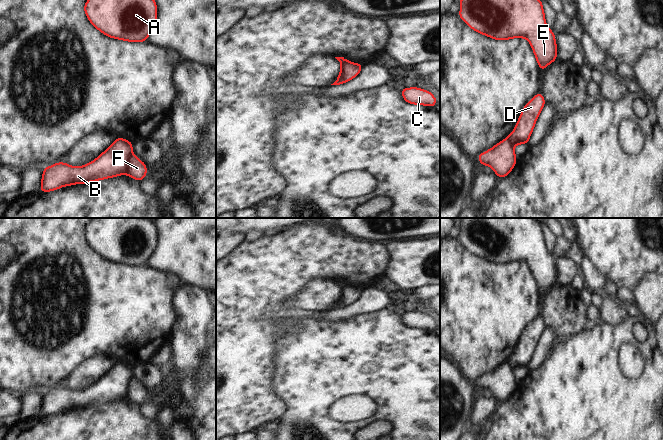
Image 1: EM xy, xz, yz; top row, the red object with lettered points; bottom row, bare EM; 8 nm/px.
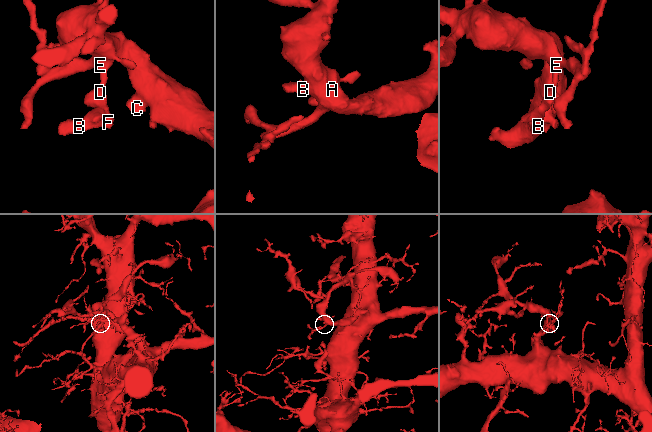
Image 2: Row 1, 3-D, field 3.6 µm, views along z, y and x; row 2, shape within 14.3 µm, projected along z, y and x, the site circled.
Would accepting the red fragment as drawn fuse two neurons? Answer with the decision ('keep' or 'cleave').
cleave

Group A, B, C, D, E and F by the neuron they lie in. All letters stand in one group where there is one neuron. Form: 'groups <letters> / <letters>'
groups A C D E F / B

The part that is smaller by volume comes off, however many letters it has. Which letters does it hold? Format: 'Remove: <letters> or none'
Remove: B

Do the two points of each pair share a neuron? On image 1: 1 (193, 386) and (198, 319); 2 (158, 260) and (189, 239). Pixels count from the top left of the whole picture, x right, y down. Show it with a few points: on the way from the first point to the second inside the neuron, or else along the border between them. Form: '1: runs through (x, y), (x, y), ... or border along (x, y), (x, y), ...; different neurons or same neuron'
1: runs through (188, 369), (188, 336); same neuron
2: runs through (166, 257), (181, 247); same neuron

